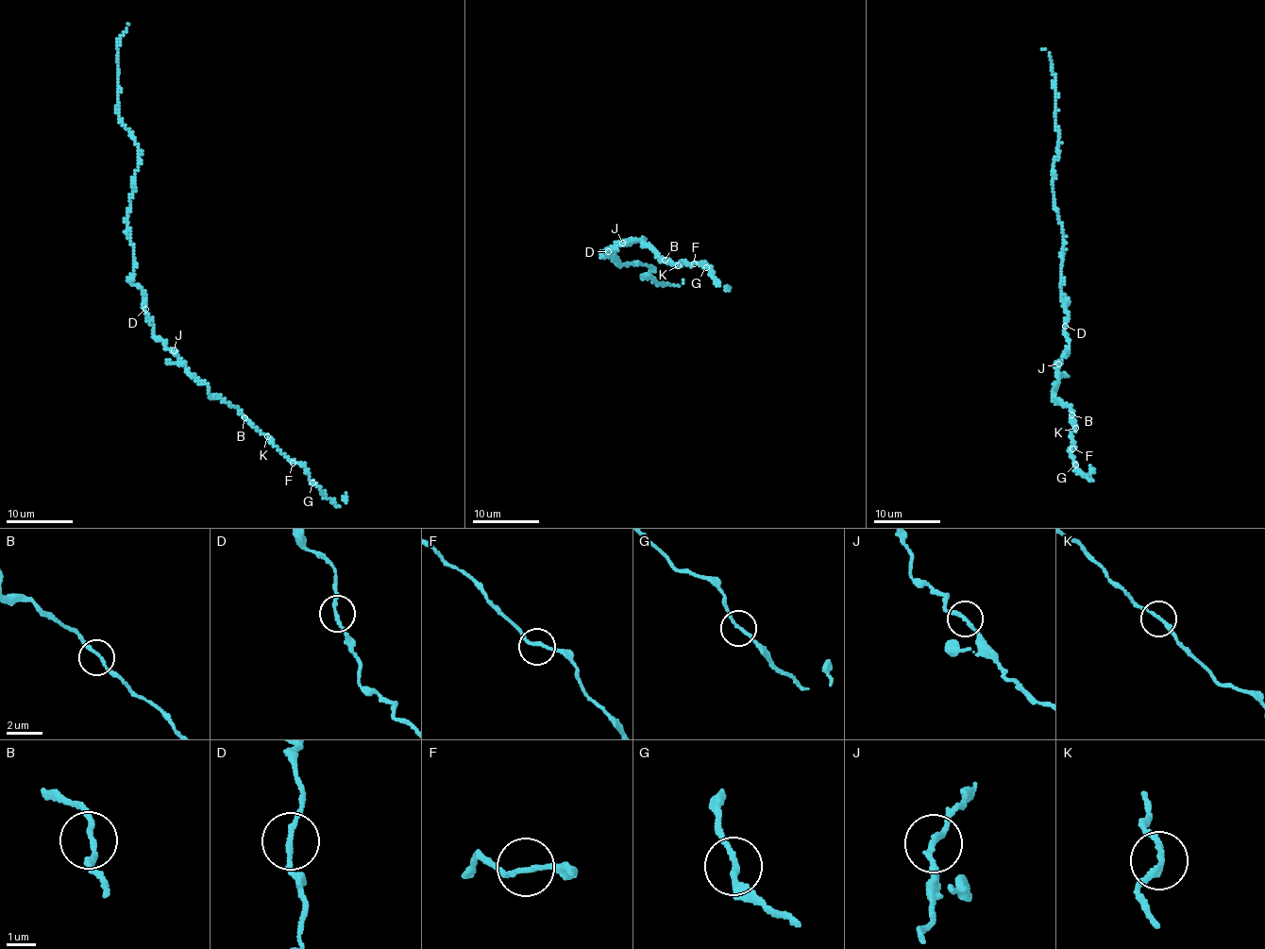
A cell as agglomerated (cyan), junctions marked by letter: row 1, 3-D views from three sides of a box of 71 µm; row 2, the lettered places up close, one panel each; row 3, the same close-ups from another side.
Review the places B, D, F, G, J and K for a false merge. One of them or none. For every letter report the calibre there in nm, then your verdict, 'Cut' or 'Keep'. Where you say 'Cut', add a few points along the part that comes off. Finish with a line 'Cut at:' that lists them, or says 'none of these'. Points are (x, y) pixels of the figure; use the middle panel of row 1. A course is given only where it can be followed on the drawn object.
B: Thickness 170 nm. Keep
D: Thickness 160 nm. Keep
F: Thickness 170 nm. Keep
G: Thickness 170 nm. Keep
J: Thickness 200 nm. Keep
K: Thickness 170 nm. Keep
Cut at: none of these

